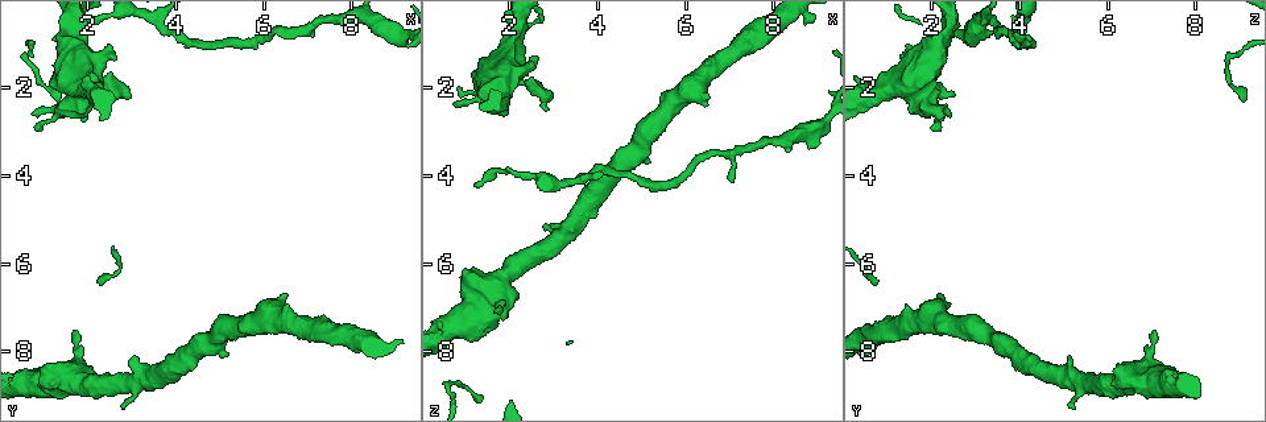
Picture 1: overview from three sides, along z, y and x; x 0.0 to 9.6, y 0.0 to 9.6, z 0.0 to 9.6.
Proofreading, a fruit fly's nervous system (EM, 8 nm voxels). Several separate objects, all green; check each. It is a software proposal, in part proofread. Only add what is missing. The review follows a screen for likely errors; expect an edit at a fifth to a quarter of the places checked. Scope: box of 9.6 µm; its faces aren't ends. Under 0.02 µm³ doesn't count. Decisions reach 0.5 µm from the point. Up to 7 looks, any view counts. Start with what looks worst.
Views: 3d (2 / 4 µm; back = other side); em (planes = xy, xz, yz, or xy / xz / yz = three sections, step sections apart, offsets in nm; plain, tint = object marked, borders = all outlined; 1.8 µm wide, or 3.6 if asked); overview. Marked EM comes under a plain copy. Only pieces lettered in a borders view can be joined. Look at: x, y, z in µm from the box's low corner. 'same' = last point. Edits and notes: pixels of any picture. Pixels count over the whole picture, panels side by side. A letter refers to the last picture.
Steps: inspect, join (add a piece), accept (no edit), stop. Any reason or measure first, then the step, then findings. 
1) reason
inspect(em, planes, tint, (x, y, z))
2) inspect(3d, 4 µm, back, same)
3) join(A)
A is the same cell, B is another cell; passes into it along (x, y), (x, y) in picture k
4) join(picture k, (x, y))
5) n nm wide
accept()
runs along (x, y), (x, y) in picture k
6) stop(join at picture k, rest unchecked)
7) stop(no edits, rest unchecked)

thin end
inspect(3d, 4 µm, (1.35, 0.90, 4.30))

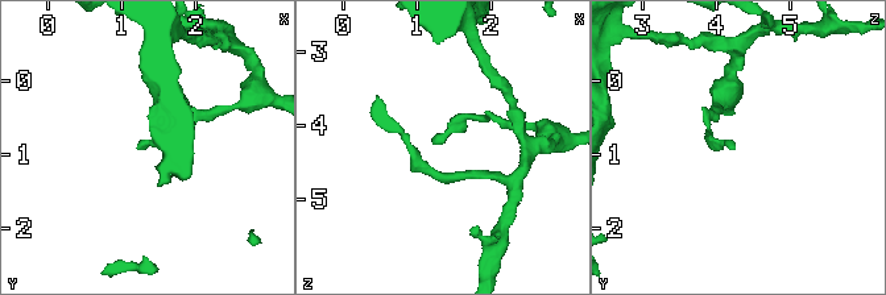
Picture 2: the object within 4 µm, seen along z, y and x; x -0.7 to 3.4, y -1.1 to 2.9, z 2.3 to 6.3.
inspect(em, xy, step 16, tint, (1.35, 0.95, 4.25))

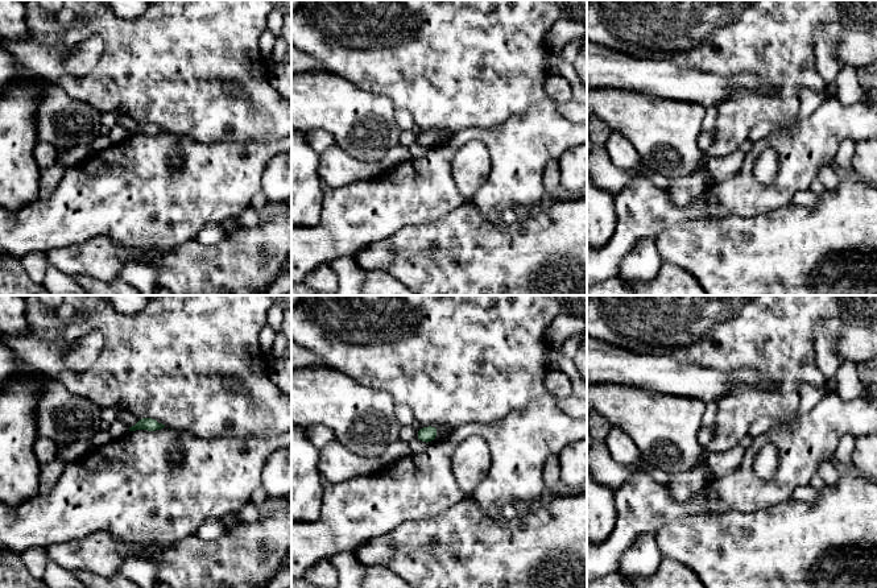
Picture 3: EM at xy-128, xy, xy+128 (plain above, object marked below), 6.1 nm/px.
cut it another way
inspect(em, planes, borders, same)

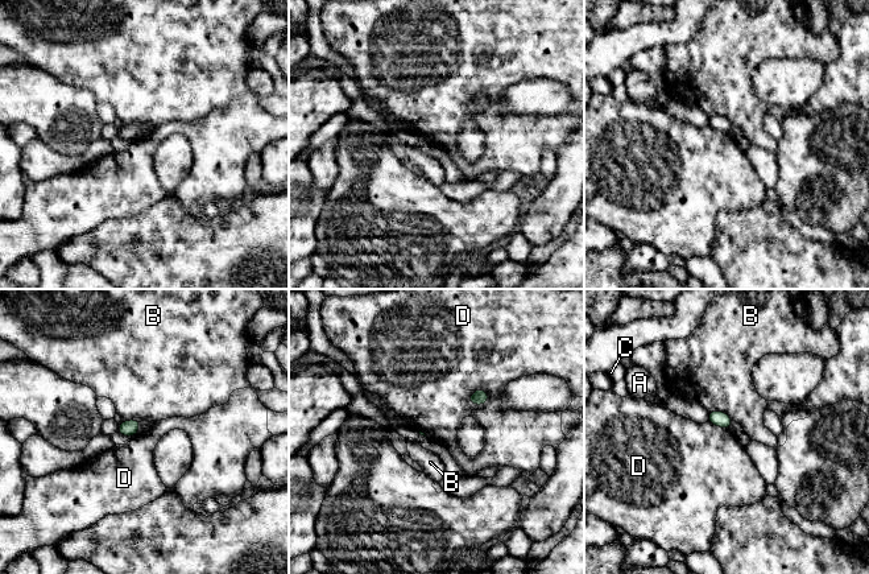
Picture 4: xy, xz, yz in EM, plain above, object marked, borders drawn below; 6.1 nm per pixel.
accept()
A, B, C and D are other cells; no lettered piece goes on from it

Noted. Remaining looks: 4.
branch stops here
inspect(3d, 4 µm, (2.85, 2.15, 2.50))

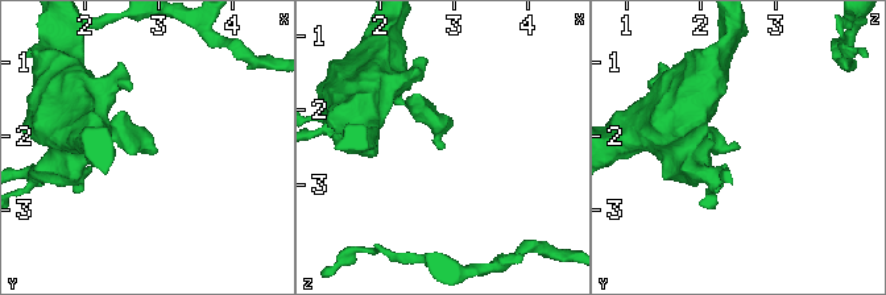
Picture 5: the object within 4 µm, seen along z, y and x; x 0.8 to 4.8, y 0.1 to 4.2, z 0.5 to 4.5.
now the EM
inspect(em, 3.6 µm, xz, step 4, borders, (2.90, 2.15, 2.50))

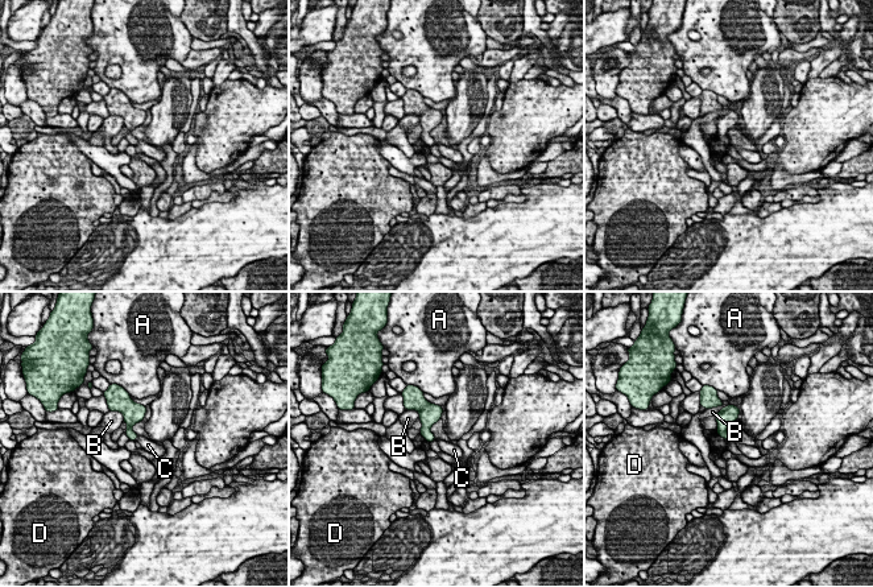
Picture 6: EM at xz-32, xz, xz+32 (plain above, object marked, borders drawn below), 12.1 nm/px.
inspect(em, 3.6 µm, yz, step 16, borders, same)

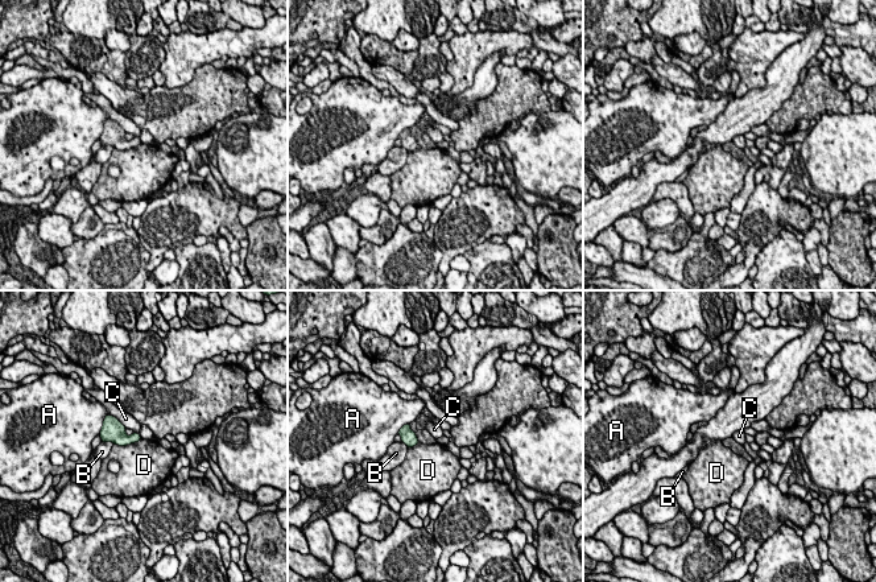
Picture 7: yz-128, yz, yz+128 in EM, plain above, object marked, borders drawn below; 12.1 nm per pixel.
accept()
A, B, C and D are other cells; border along (108, 413), (125, 428) in picture 7; none of them fits

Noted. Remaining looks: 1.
thick end
inspect(em, planes, borders, (3.10, 8.10, 5.10))

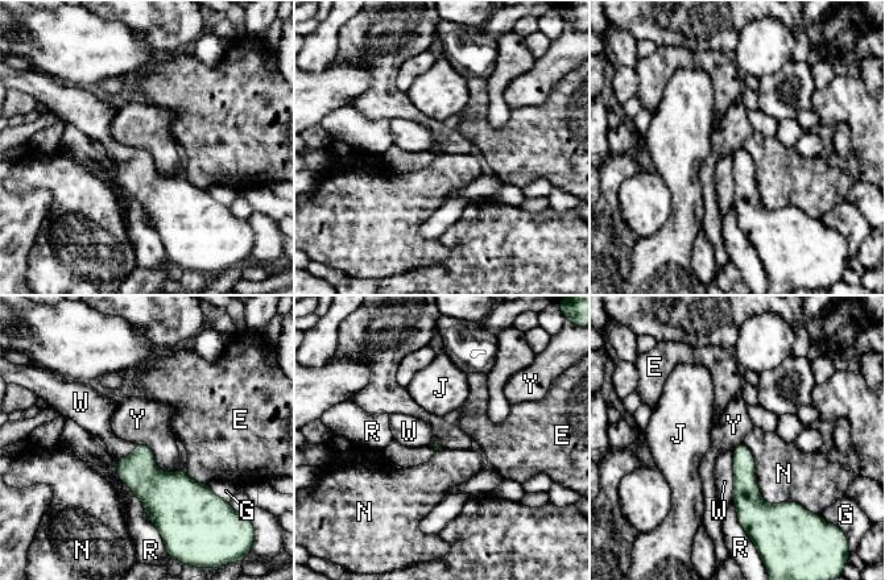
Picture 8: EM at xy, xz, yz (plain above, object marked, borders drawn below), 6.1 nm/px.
accept()
E, G, J, N, R, W and Y are other cells; border along (136, 443), (180, 471) in picture 8; no lettered piece goes on from it

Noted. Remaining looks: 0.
stop(no edits, rest unchecked)

